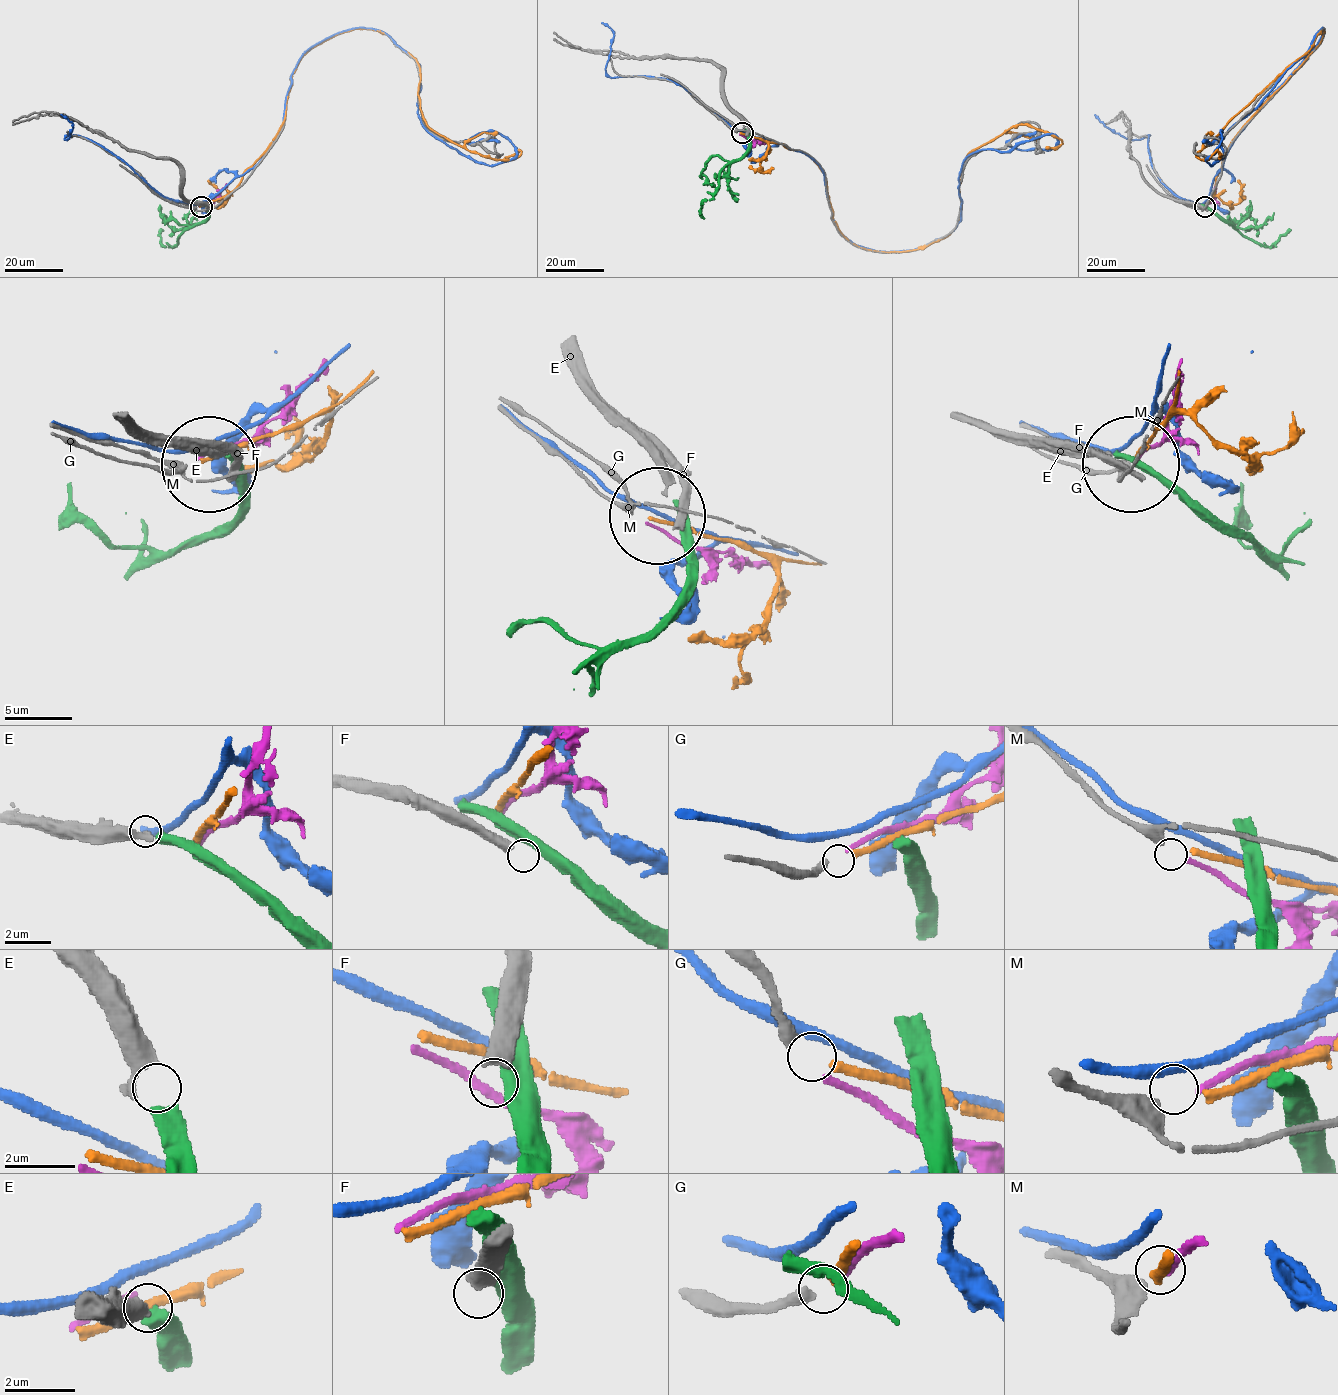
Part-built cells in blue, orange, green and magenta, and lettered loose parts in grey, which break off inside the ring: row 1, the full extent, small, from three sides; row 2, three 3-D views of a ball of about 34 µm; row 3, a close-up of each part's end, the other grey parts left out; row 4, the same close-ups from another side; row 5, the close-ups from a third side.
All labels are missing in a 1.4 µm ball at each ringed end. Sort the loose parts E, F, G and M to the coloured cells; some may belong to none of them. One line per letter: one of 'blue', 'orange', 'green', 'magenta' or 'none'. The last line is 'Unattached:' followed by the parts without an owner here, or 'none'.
E: green
F: none
G: orange
M: magenta
Unattached: F

